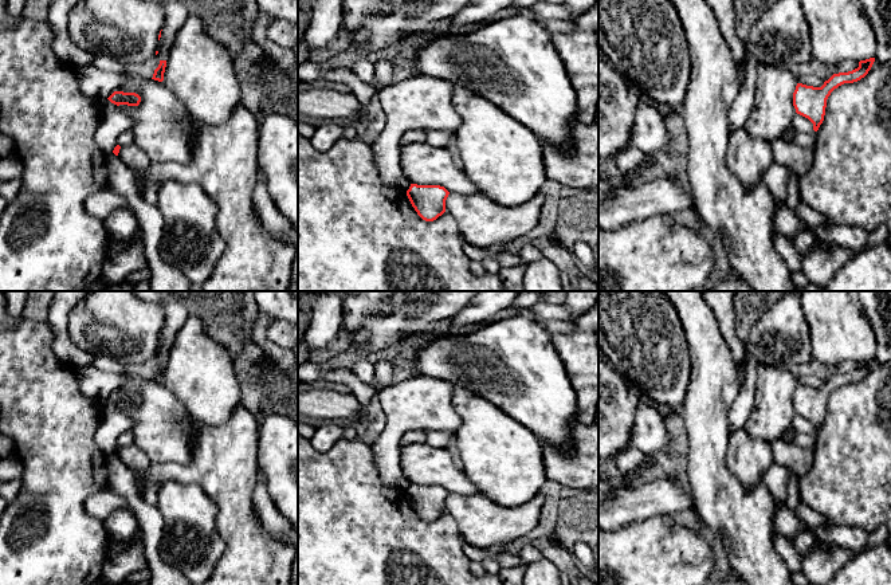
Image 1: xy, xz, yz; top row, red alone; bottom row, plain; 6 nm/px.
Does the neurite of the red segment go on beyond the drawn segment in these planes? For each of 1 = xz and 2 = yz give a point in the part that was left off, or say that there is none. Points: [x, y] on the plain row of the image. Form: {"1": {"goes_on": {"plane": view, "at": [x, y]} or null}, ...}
{"1": {"goes_on": null}, "2": {"goes_on": null}}

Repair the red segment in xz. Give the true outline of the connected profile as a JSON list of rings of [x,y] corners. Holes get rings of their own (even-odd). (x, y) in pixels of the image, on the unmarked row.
[[[411,484],[407,496],[425,522],[433,522],[446,513],[446,500],[450,492],[440,486],[417,486]]]

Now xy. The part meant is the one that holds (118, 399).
[[[114,392],[107,400],[117,407],[119,405],[138,407],[141,403],[141,397],[138,394],[123,392]]]

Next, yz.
[[[875,358],[860,361],[857,369],[848,373],[833,374],[821,388],[797,384],[793,393],[796,413],[808,419],[813,424],[813,431],[817,432],[824,421],[827,400],[831,393],[844,384],[853,384],[864,378],[874,362]]]

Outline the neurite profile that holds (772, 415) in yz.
[[[757,365],[757,381],[753,408],[745,428],[751,439],[766,443],[782,440],[786,432],[793,431],[796,409],[793,393],[797,380],[782,366]]]

